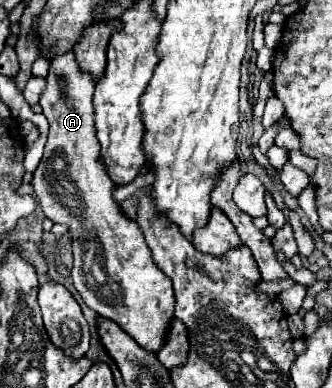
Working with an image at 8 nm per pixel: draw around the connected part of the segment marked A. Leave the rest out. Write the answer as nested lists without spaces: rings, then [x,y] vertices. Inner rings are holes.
[[[74,52],[56,56],[50,62],[46,90],[40,96],[50,132],[44,158],[32,178],[32,188],[44,214],[52,222],[68,226],[72,234],[72,282],[82,300],[102,318],[116,322],[142,348],[158,352],[164,344],[168,324],[174,318],[172,284],[170,278],[156,268],[136,220],[126,218],[114,200],[116,184],[108,178],[106,166],[100,160],[92,94],[94,82],[78,68]],[[58,76],[64,78],[66,98],[62,98]]]

